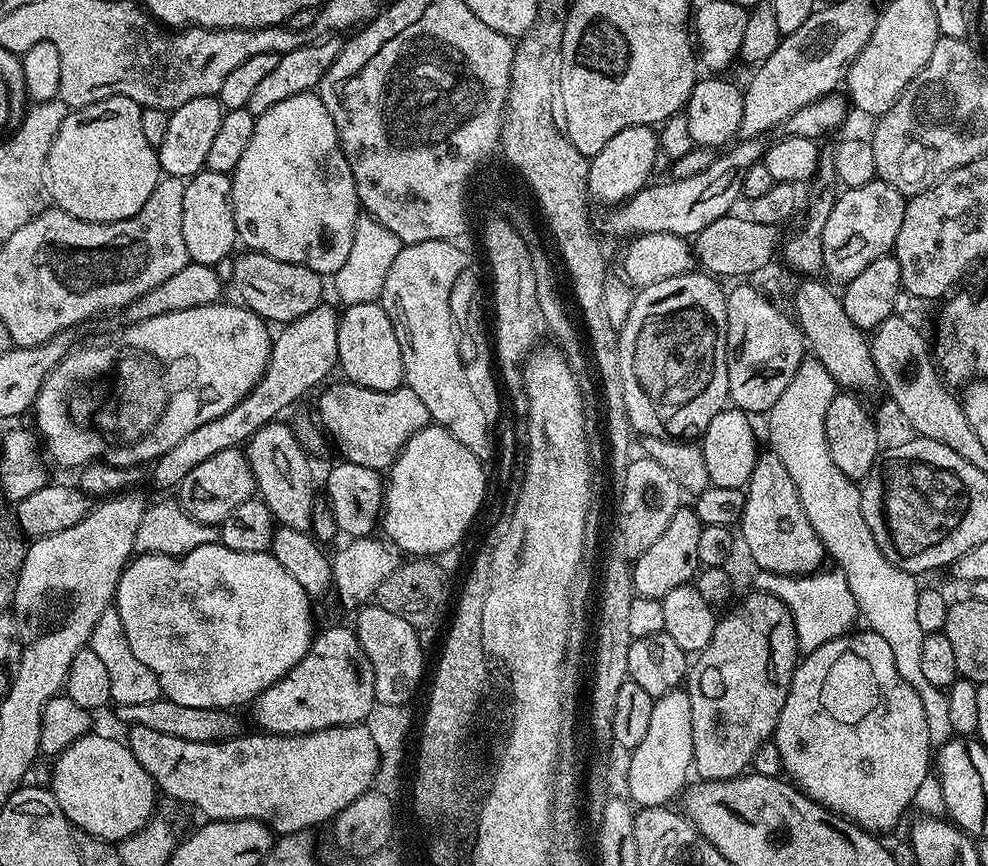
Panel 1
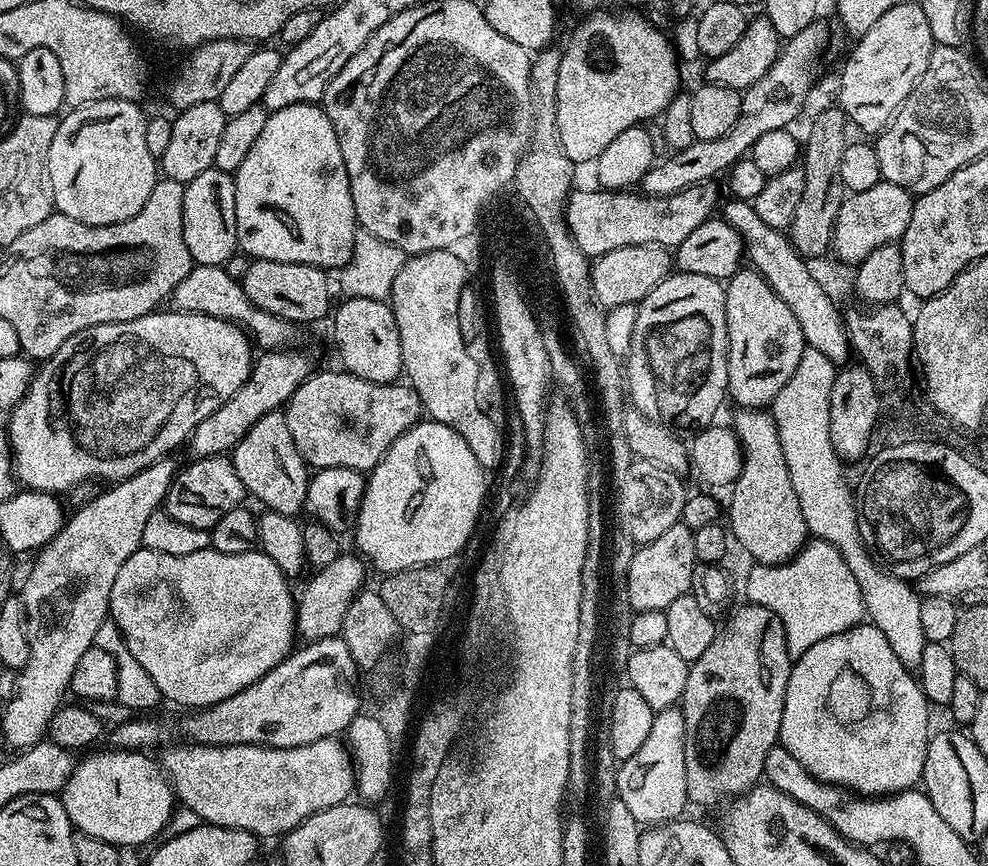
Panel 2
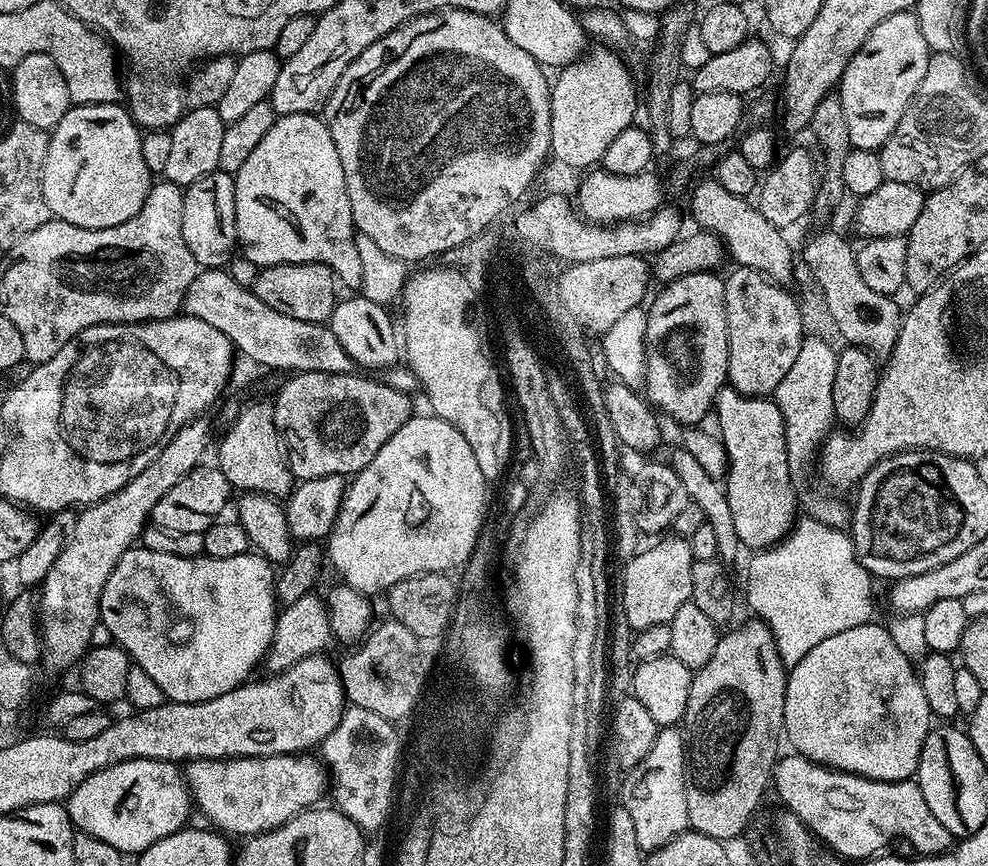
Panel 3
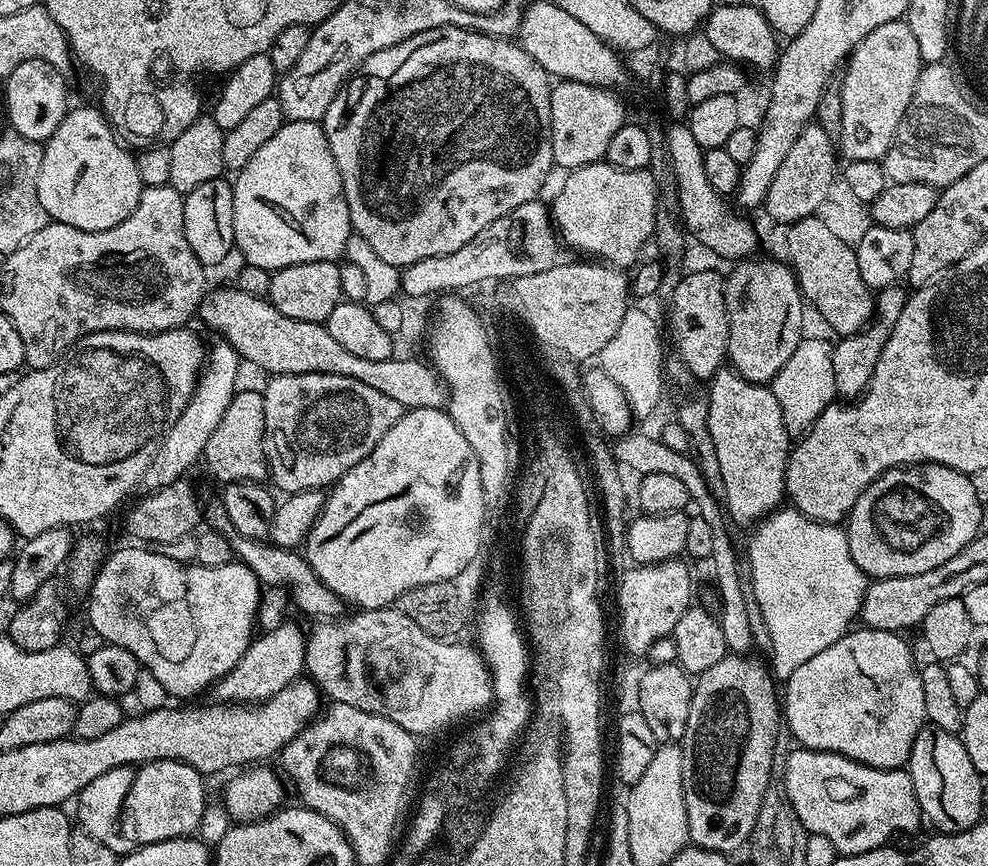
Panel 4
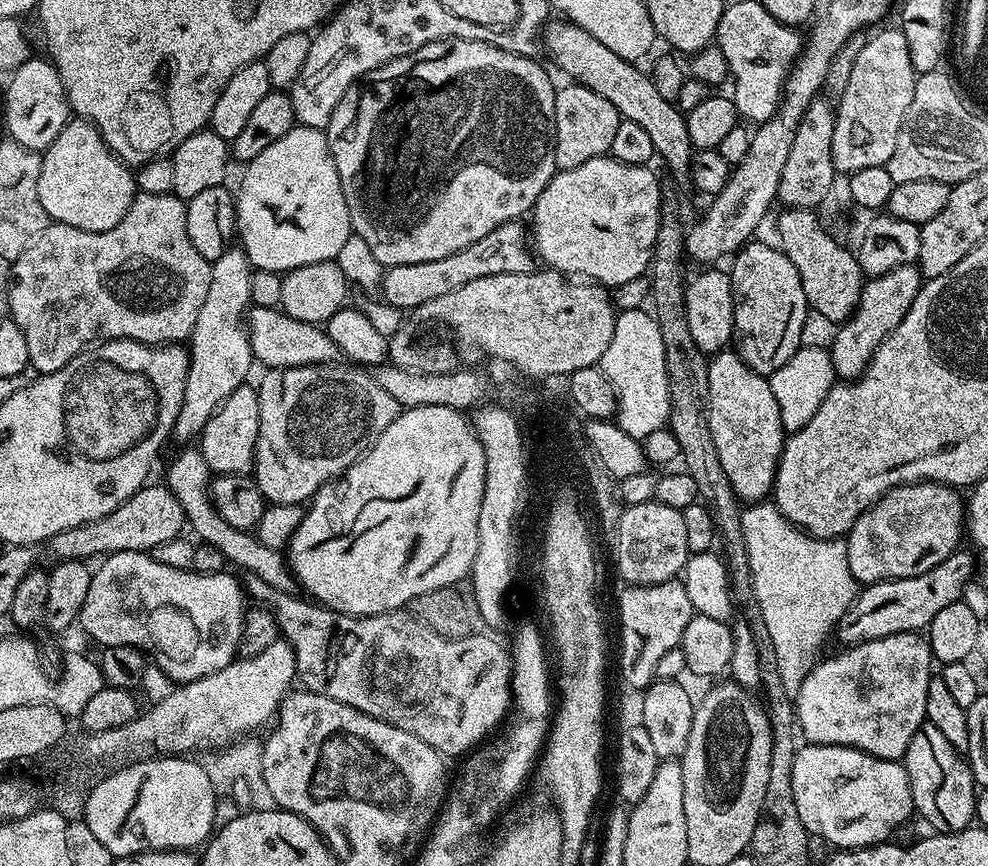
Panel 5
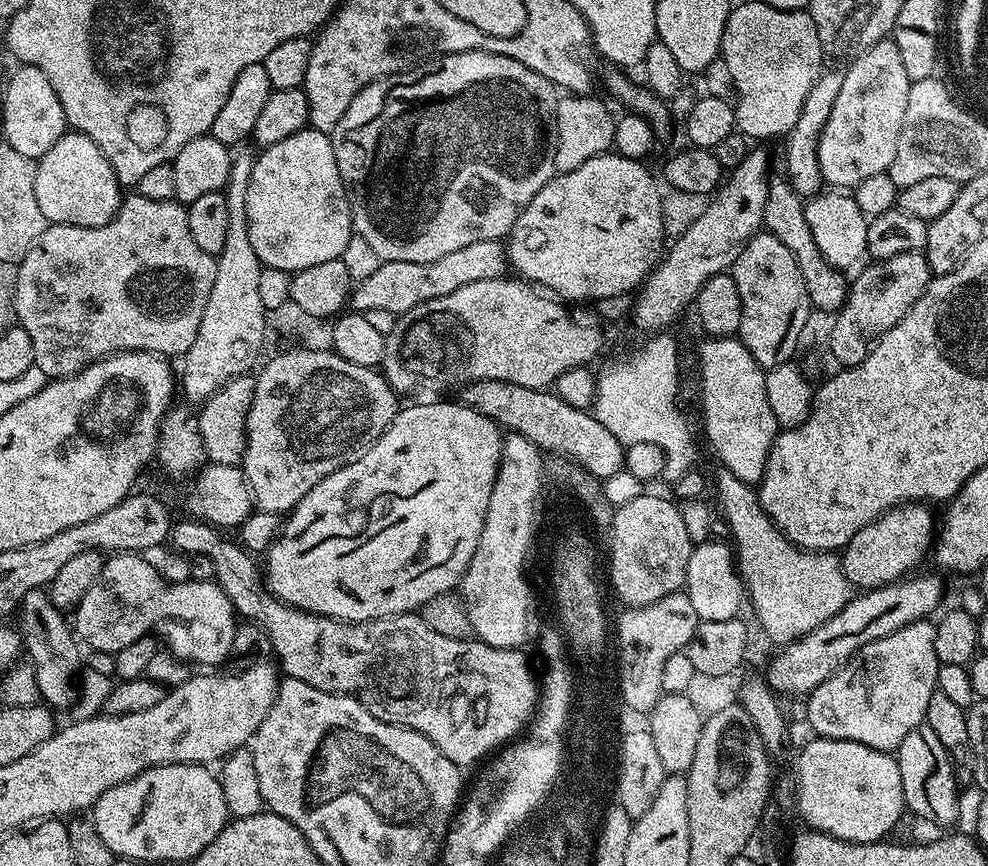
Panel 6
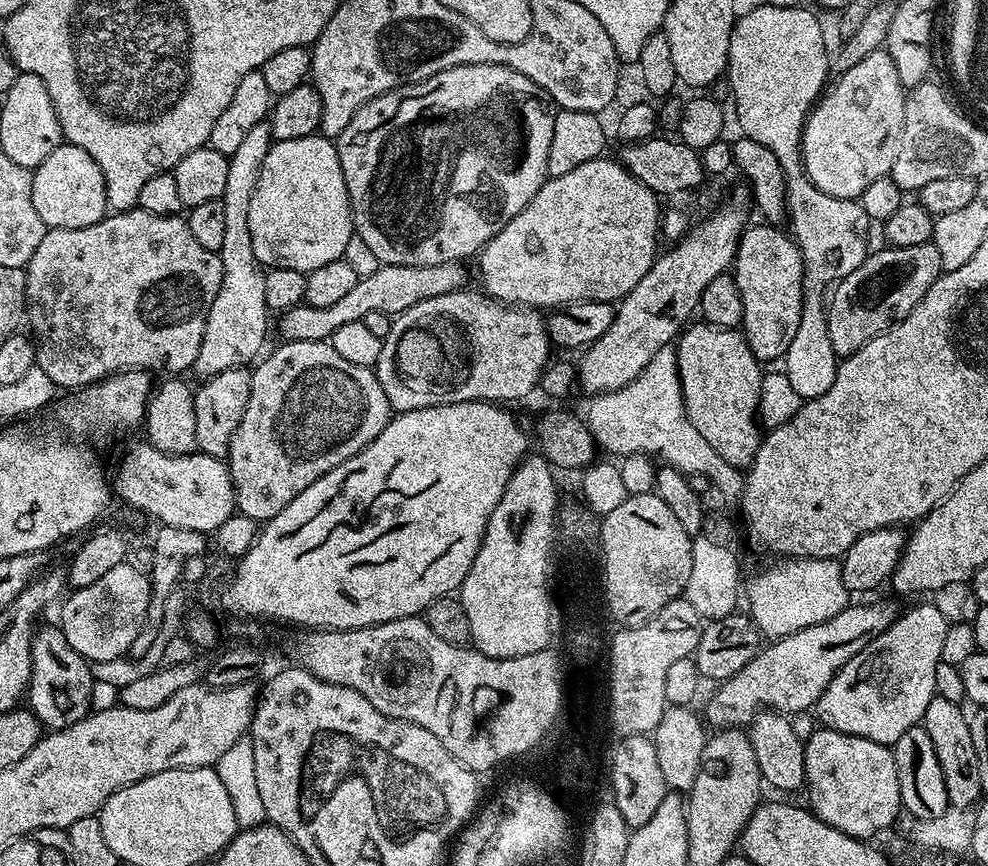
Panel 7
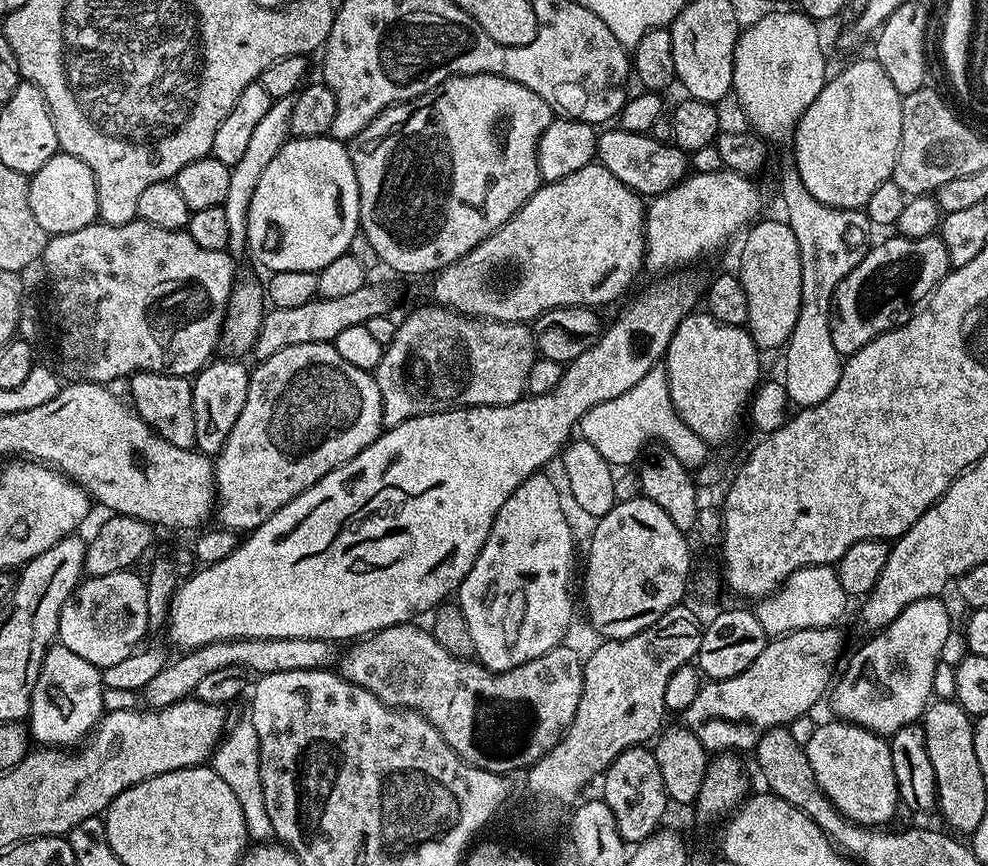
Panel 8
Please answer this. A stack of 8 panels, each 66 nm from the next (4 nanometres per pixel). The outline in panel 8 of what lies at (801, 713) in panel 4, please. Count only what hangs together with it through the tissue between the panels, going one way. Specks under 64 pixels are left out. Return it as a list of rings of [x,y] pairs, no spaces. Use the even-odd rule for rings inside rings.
[[[932,602],[927,606],[913,606],[902,610],[894,622],[890,622],[871,637],[869,644],[864,644],[849,660],[844,677],[831,689],[832,708],[837,717],[857,724],[879,736],[890,738],[907,724],[916,724],[923,717],[925,708],[933,699],[934,670],[941,664],[940,655],[947,636],[954,631],[952,616],[944,604]]]

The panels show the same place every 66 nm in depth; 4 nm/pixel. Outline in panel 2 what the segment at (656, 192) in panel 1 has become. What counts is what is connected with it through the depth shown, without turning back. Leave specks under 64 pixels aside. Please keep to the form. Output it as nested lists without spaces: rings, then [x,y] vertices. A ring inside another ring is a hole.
[[[711,183],[695,184],[669,196],[635,196],[632,190],[595,190],[568,194],[566,219],[574,242],[589,258],[599,258],[610,250],[632,246],[655,244],[675,250],[692,231],[713,215],[716,208],[716,192]]]

